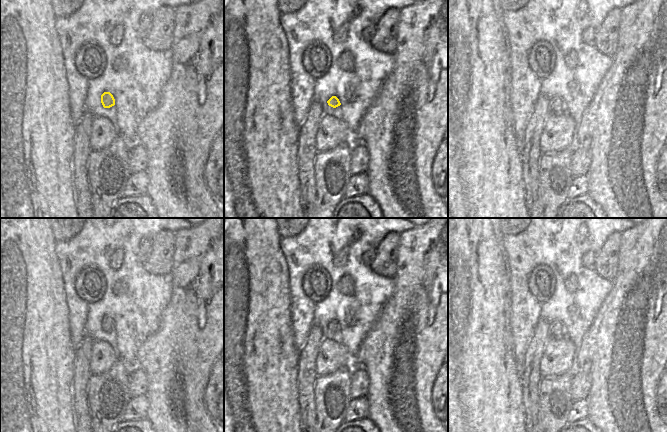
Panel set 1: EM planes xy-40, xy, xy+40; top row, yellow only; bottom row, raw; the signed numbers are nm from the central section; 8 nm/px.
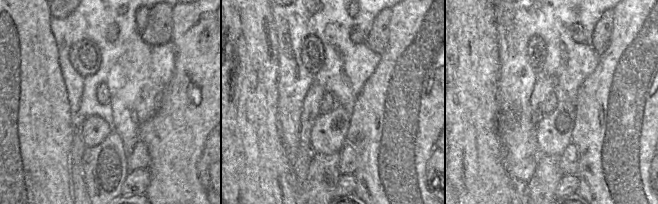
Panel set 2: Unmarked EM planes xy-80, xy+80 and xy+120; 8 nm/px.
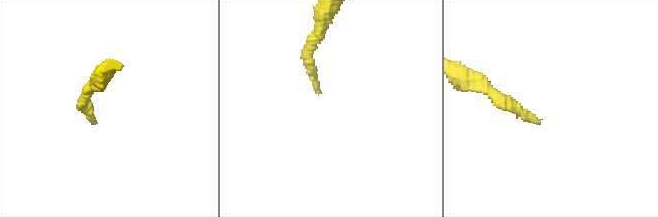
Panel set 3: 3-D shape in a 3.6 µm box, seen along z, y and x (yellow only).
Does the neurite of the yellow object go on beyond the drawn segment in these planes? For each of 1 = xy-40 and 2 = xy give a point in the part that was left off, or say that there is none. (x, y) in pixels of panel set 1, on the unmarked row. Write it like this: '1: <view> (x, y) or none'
1: none
2: none

